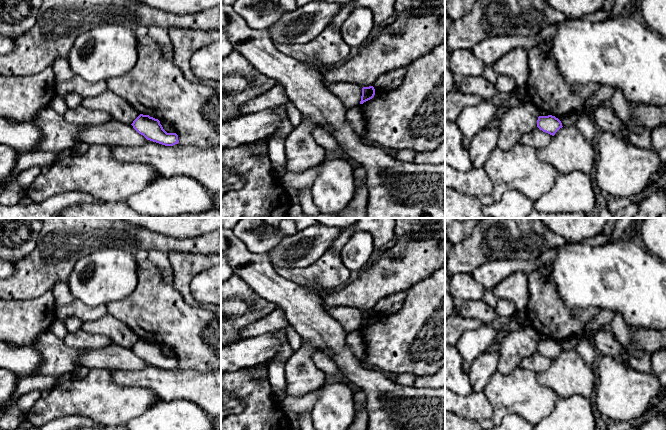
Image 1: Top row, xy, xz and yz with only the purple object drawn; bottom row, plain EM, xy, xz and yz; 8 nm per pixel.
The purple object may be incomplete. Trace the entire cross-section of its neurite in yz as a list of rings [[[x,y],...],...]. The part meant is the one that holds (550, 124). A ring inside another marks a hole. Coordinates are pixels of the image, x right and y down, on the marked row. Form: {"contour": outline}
{"contour": [[[548,115],[548,116],[539,116],[537,120],[537,127],[552,136],[562,128],[561,121],[556,118],[555,116]]]}

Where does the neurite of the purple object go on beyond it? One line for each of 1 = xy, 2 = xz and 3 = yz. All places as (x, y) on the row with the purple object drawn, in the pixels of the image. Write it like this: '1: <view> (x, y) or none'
1: none
2: none
3: none

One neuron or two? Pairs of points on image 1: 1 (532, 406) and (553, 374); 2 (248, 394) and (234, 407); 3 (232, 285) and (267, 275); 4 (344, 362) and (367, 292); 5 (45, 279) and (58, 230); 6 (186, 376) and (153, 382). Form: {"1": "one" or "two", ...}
{"1": "two", "2": "two", "3": "two", "4": "two", "5": "one", "6": "one"}

